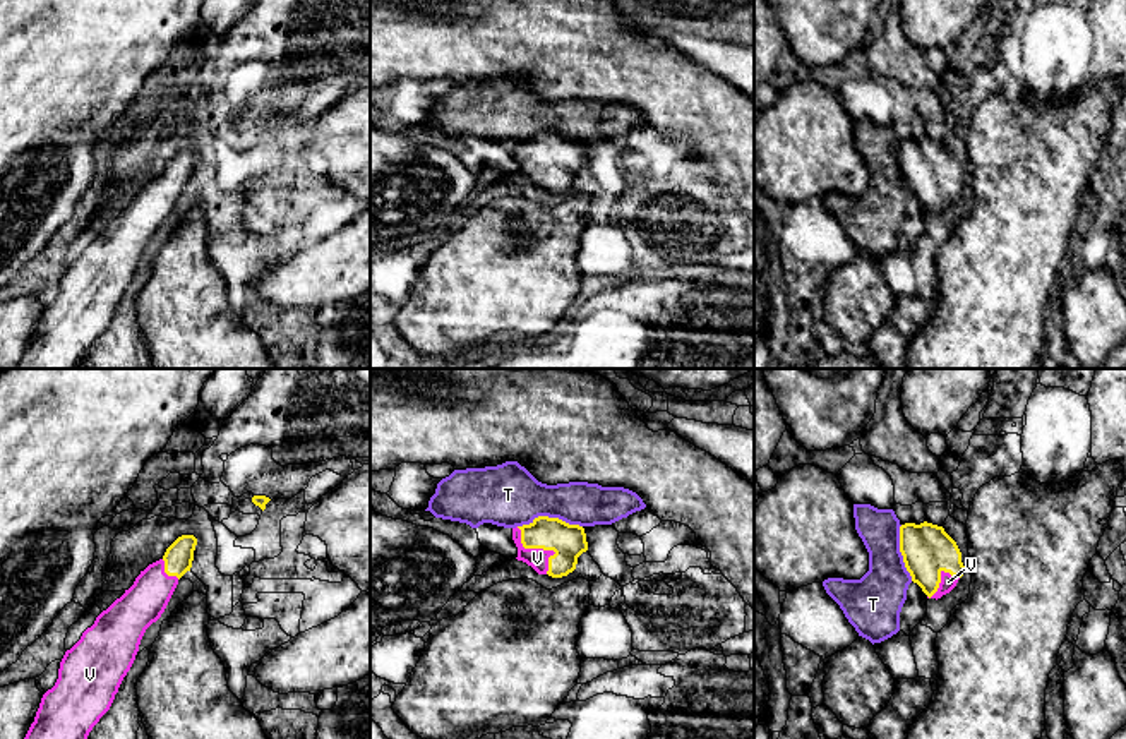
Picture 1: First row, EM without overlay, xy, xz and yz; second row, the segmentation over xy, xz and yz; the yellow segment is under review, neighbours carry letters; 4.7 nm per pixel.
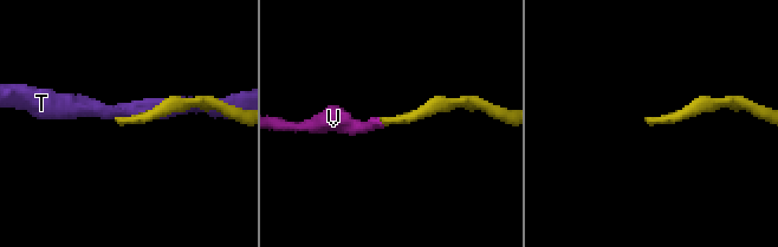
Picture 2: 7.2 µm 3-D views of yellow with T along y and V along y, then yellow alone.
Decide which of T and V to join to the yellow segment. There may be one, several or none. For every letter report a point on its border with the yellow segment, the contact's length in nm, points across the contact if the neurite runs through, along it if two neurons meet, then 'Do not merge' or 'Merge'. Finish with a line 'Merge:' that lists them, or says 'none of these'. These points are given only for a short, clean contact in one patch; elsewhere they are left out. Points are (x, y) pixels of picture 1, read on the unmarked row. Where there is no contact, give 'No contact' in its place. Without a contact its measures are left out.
T: Touches yellow at xz (551, 134). Shared border 300 nm. Do not merge
V: Touches yellow at xz (540, 163). Shared border 260 nm. Path across: xz (568, 156), (540, 163), (537, 174). Merge
Merge: V

